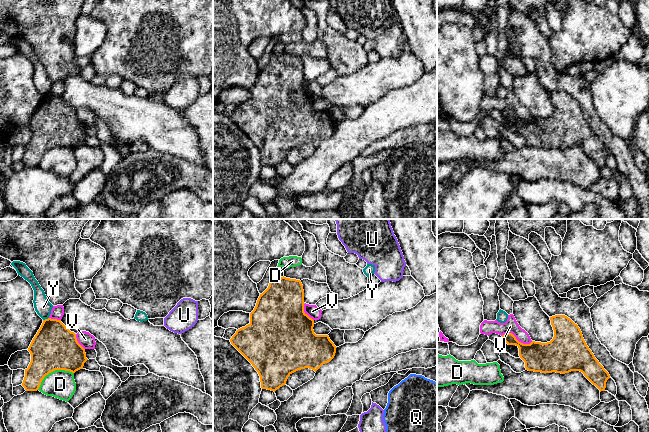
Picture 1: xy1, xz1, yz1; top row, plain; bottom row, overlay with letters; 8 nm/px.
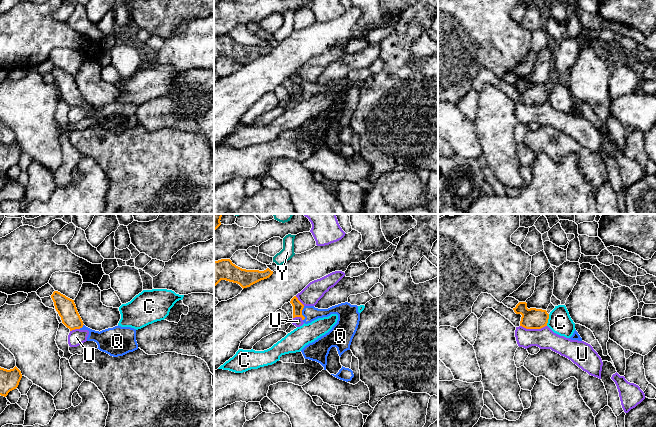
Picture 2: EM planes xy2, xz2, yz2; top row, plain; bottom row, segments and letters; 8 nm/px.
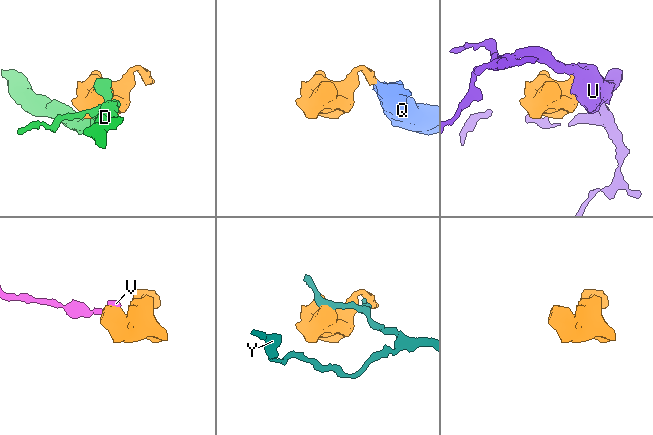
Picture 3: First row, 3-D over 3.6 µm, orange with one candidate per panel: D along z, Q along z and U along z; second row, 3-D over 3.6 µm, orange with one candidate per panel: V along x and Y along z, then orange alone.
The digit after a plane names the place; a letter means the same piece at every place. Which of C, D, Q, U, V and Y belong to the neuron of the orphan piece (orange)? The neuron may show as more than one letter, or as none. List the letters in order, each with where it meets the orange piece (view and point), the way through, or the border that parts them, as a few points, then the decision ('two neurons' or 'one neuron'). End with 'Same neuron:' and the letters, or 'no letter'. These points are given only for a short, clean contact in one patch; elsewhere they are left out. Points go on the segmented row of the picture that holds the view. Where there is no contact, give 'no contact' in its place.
C: contact yz2 (547, 320); border yz2 (549, 314), (546, 325); two neurons
D: contact xy1 (52, 371); two neurons
Q: contact xz2 (301, 313); way xz2 (297, 305), (301, 313), (310, 313); one neuron
U: contact yz2 (533, 328); border yz2 (520, 325), (526, 328), (542, 328), (546, 326); two neurons
V: contact yz1 (516, 339); two neurons
Y: contact xy1 (45, 319); border xy1 (48, 317), (43, 320); two neurons
Same neuron: Q

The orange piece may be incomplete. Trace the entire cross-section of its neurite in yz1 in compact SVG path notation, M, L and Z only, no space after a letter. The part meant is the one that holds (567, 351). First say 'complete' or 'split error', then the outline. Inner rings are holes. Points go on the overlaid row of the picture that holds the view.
complete; M565 315L550 317L554 337L550 342L519 342L512 333L502 335L508 345L519 348L519 356L528 371L569 373L580 371L600 392L605 391L609 373L587 346L577 324Z

